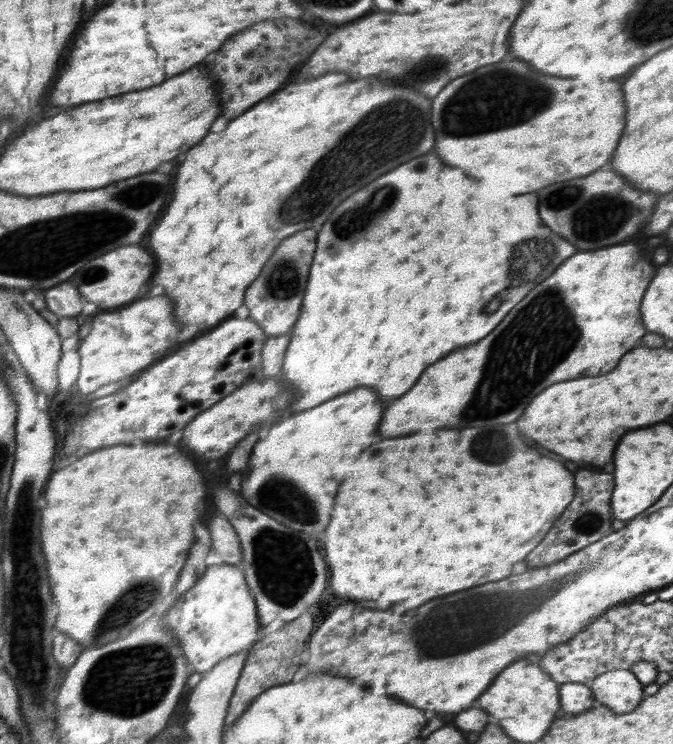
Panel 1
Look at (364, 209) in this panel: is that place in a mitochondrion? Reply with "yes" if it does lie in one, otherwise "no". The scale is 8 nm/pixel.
yes

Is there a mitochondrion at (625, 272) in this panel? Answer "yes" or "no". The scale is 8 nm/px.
no

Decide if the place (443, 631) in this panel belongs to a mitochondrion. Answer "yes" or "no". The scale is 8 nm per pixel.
yes

